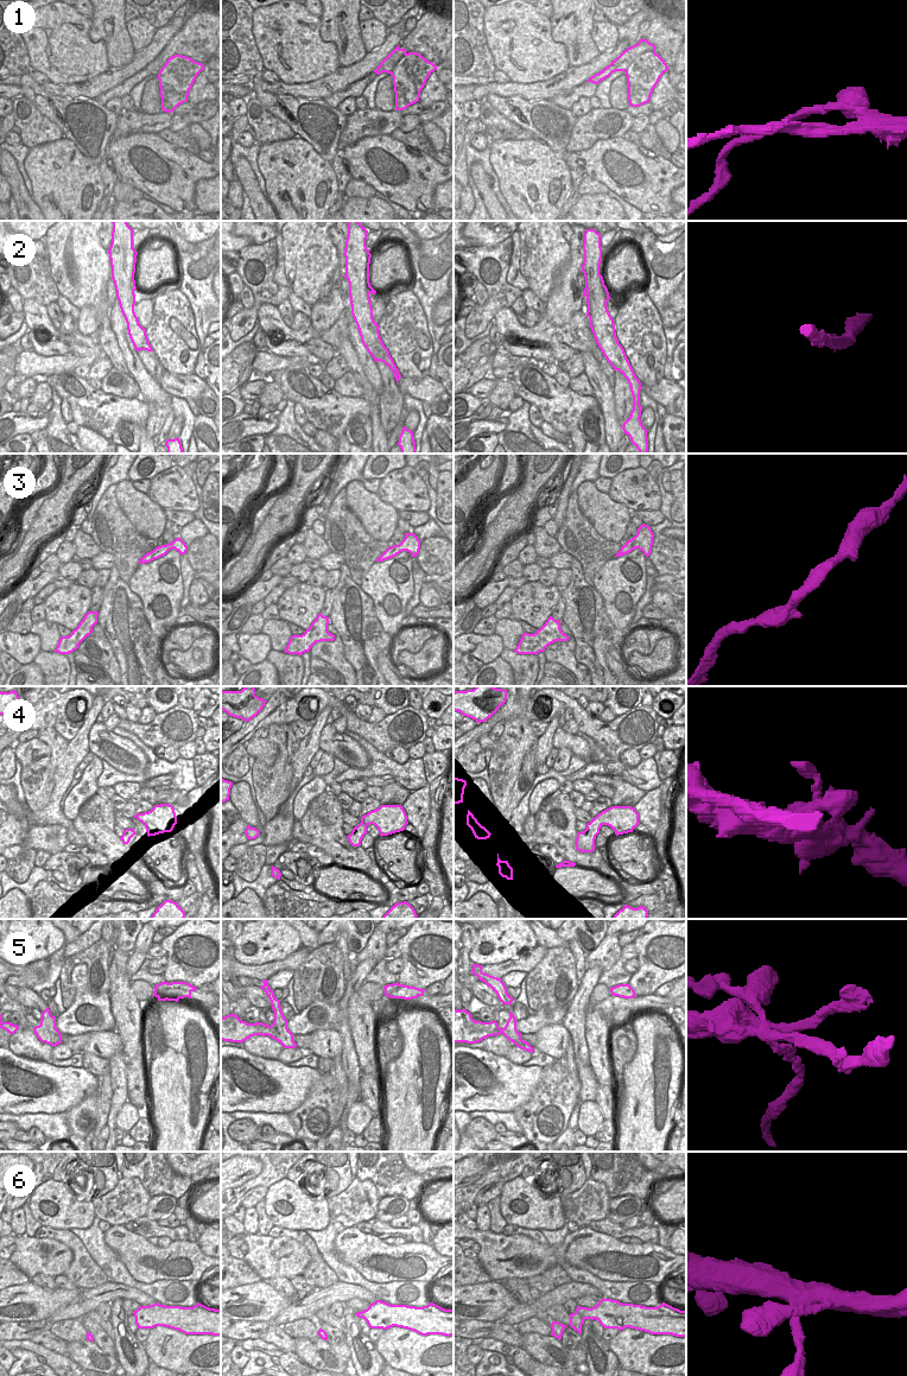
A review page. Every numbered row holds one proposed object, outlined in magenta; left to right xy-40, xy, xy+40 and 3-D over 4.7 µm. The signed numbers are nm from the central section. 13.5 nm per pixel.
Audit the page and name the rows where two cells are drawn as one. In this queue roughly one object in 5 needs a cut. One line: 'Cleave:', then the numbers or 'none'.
Cleave: 1, 5

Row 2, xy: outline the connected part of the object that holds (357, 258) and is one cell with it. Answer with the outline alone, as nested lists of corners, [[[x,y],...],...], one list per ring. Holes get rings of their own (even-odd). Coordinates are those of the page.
[[[348,221],[348,235],[345,241],[345,275],[349,283],[349,297],[351,315],[357,325],[361,342],[375,362],[387,364],[394,374],[397,383],[401,378],[388,349],[385,347],[379,325],[374,322],[369,294],[376,291],[369,283],[369,264],[372,254],[366,246],[368,230],[359,221]]]

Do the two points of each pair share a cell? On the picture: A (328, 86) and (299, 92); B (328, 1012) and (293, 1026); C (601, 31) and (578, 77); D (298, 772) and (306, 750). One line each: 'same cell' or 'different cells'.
A: same cell
B: same cell
C: different cells
D: same cell

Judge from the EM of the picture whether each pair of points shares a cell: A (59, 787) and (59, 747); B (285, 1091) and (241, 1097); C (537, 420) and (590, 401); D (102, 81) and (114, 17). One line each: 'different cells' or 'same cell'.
A: different cells
B: same cell
C: different cells
D: different cells

